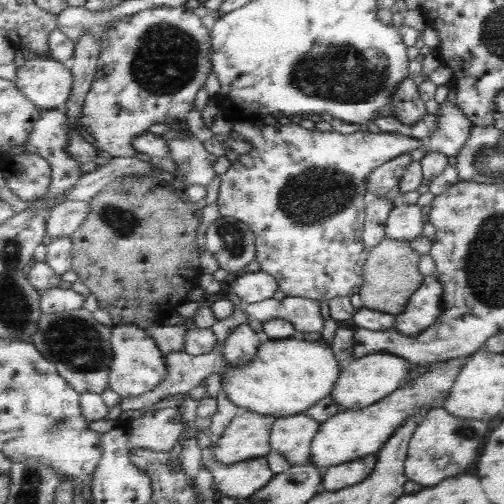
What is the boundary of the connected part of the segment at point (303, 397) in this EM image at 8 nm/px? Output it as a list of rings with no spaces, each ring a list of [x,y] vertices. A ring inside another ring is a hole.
[[[290,337],[263,341],[251,363],[242,367],[233,365],[227,374],[224,370],[219,373],[222,374],[222,390],[238,407],[279,418],[305,413],[315,402],[333,394],[342,368],[332,345],[322,338],[307,341]]]

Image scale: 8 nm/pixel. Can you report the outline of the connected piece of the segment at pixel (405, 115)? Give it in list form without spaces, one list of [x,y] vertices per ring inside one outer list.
[[[410,75],[403,80],[391,97],[389,103],[389,108],[393,111],[391,116],[397,118],[408,128],[412,128],[425,115],[423,103],[419,90],[416,89]]]

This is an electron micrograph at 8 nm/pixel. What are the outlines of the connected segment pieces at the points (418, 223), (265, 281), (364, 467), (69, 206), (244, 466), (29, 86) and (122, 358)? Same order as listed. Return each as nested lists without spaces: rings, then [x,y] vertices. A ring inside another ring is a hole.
[[[417,202],[393,207],[387,219],[386,236],[393,240],[413,241],[423,234],[423,210]]]
[[[264,271],[236,276],[231,284],[231,289],[241,298],[242,303],[251,304],[271,300],[273,294],[280,290],[275,276]]]
[[[368,454],[366,457],[351,462],[330,466],[325,469],[322,484],[329,491],[358,485],[374,472],[377,464],[377,455]]]
[[[68,200],[51,209],[45,226],[51,237],[71,237],[90,215],[91,205],[85,200]]]
[[[208,429],[197,431],[194,437],[203,448],[203,466],[212,473],[215,488],[221,495],[234,499],[252,497],[276,475],[269,469],[265,457],[231,464],[219,462],[209,449],[212,437],[208,433]]]
[[[19,49],[15,57],[16,77],[18,87],[31,99],[41,110],[60,110],[68,112],[68,102],[73,93],[73,74],[70,66],[58,59],[51,59],[43,55],[33,54],[31,50]]]
[[[135,324],[115,325],[112,327],[112,349],[114,359],[111,365],[109,387],[121,398],[138,397],[150,393],[169,378],[171,374],[166,363],[166,355],[158,342],[147,329]]]

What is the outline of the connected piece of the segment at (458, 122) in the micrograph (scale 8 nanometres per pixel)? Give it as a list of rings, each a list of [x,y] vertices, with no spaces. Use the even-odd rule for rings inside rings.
[[[456,100],[441,103],[437,115],[439,128],[431,133],[426,147],[409,152],[413,161],[421,161],[429,151],[441,152],[456,158],[470,139],[475,124],[458,107]]]

